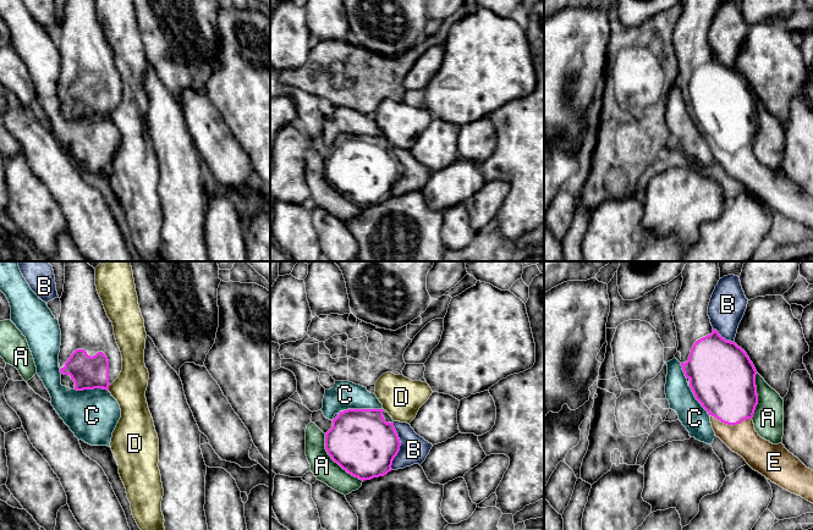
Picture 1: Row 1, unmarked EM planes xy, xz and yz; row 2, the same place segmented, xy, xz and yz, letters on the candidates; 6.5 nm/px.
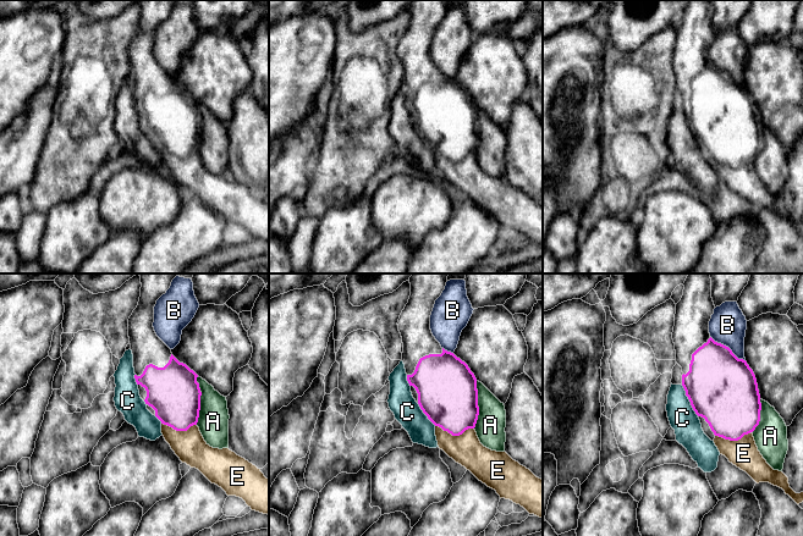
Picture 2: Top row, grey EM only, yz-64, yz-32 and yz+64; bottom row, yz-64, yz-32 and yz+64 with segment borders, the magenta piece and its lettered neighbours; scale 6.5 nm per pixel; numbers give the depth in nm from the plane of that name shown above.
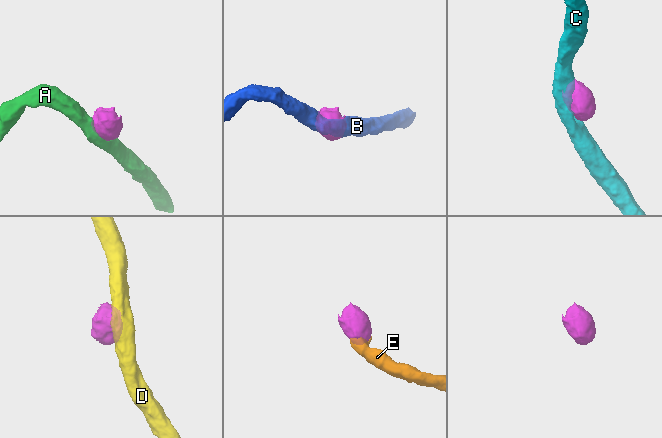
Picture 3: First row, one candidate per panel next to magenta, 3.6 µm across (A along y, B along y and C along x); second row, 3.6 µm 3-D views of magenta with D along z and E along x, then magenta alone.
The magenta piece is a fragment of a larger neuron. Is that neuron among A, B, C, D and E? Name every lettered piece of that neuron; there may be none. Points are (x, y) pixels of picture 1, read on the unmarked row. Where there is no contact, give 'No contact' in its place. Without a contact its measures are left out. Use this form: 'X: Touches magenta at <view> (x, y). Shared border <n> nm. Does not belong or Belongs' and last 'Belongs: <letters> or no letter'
A: Touches magenta at xz (335, 188). Shared border 400 nm. Does not belong
B: Touches magenta at xz (400, 171). Shared border 320 nm. Does not belong
C: Touches magenta at xz (360, 136). Shared border 300 nm. Does not belong
D: Touches magenta at xy (108, 114). Shared border 40 nm. Does not belong
E: Touches magenta at yz (731, 150). Shared border 280 nm. Belongs
Belongs: E

